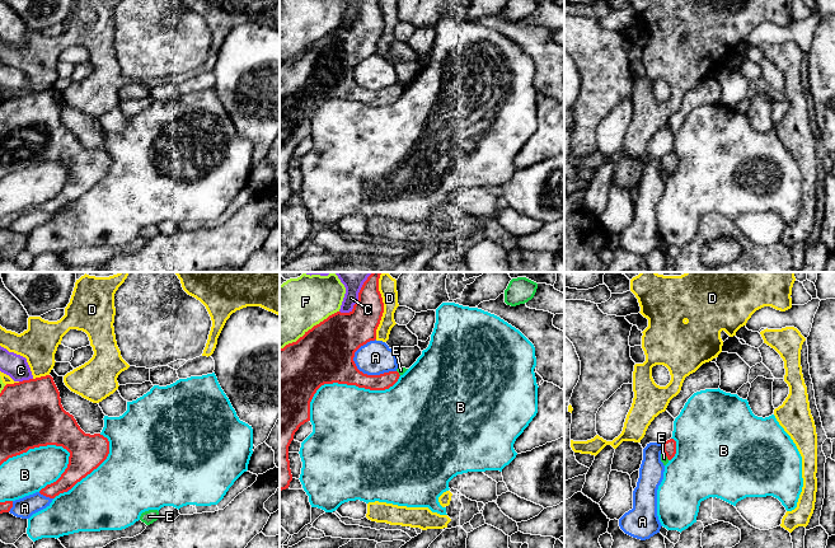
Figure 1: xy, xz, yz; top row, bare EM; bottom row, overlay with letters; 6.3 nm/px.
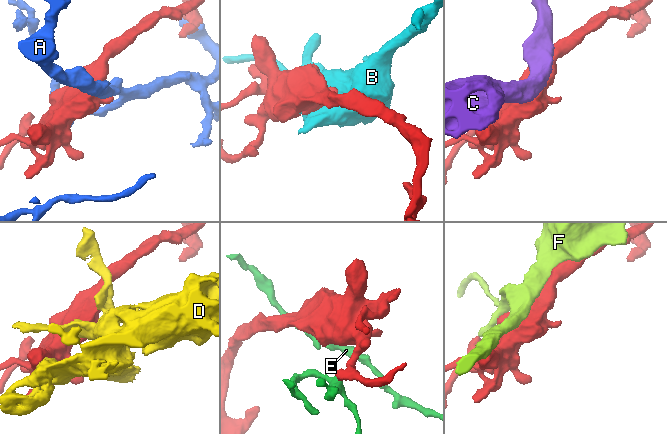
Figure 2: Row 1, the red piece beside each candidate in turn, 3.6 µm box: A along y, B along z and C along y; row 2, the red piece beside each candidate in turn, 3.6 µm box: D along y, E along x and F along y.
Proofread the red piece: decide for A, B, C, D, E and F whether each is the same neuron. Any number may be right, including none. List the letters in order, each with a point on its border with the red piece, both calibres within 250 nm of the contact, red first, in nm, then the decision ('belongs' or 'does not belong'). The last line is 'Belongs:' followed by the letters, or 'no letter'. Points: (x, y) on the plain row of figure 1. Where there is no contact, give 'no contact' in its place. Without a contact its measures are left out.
A: contact xz (369, 90); calibres 280 and 220 nm; does not belong
B: contact xz (345, 98); calibres 360 and 460 nm; does not belong
C: contact xz (356, 18); calibres 280 and 90 nm; does not belong
D: contact xz (383, 27); calibres 240 and 110 nm; does not belong
E: contact yz (666, 171); calibres 80 and 50 nm; does not belong
F: contact xz (309, 45); calibres 360 and 380 nm; does not belong
Belongs: no letter

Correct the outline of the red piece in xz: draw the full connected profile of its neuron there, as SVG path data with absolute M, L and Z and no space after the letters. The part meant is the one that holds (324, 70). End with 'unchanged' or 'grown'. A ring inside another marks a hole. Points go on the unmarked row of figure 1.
M362 0L358 15L350 28L337 27L305 47L296 57L280 64L280 206L289 203L292 196L289 161L301 140L310 136L310 117L324 99L347 99L370 106L385 106L398 94L398 86L367 90L353 76L355 67L376 55L376 45L384 28L379 0Z; unchanged

